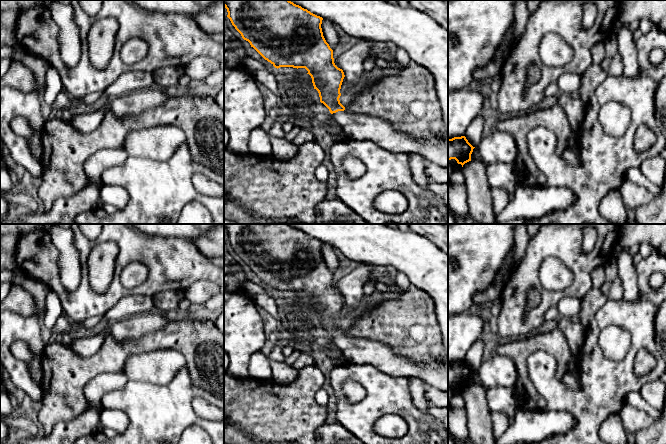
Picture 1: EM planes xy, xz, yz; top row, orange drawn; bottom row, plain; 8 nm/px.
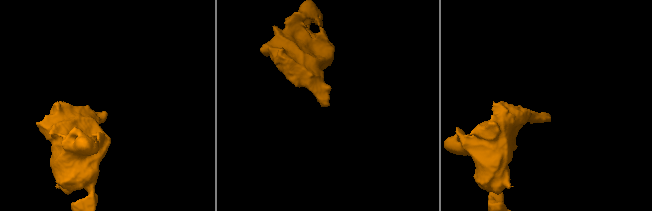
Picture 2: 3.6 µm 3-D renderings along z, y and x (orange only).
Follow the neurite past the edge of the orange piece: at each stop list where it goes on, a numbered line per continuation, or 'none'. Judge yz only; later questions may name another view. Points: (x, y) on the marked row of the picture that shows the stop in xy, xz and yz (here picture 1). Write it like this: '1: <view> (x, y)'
none

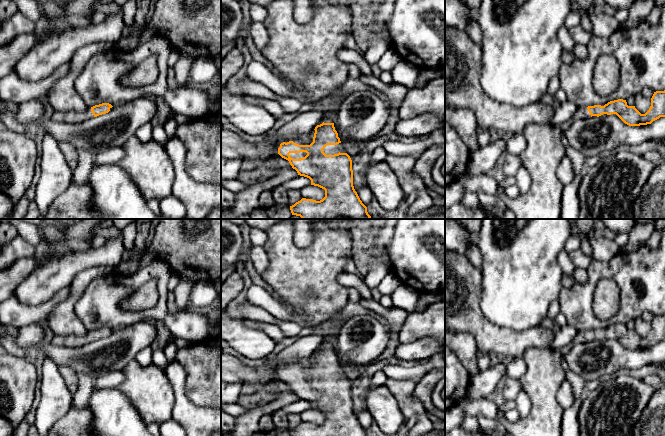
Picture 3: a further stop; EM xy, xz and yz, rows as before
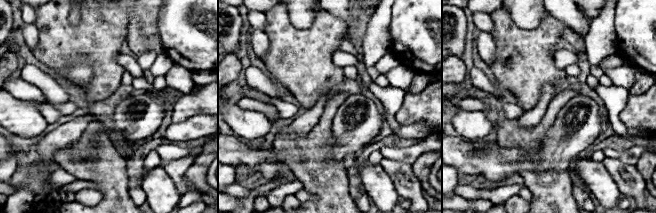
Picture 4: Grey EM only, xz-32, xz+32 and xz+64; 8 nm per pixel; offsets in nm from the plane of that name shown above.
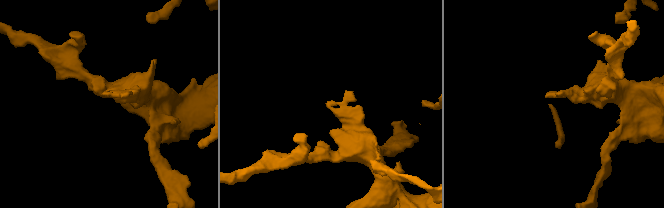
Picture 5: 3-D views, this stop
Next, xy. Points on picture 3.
1: xy (71, 117)

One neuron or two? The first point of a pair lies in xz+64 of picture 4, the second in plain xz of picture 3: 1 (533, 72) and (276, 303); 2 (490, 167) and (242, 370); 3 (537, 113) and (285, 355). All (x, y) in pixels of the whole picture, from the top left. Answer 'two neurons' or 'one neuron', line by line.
1: two neurons
2: one neuron
3: one neuron

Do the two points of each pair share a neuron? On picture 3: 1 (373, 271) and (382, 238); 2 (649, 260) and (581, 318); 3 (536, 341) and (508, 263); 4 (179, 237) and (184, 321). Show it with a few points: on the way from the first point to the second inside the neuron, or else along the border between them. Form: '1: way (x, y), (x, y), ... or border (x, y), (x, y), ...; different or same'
1: way (377, 263), (379, 246); same
2: way (626, 269), (604, 270), (582, 295); same
3: border (539, 324), (521, 330), (508, 328); different
4: border (155, 259), (163, 262), (172, 272); different

